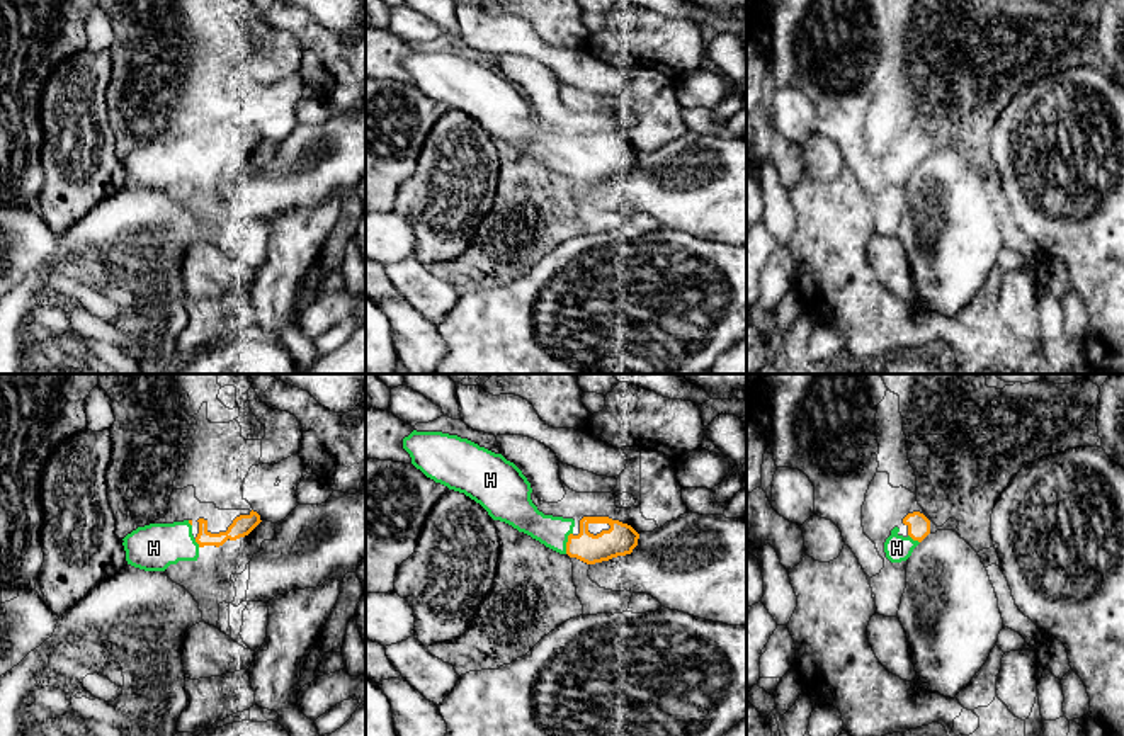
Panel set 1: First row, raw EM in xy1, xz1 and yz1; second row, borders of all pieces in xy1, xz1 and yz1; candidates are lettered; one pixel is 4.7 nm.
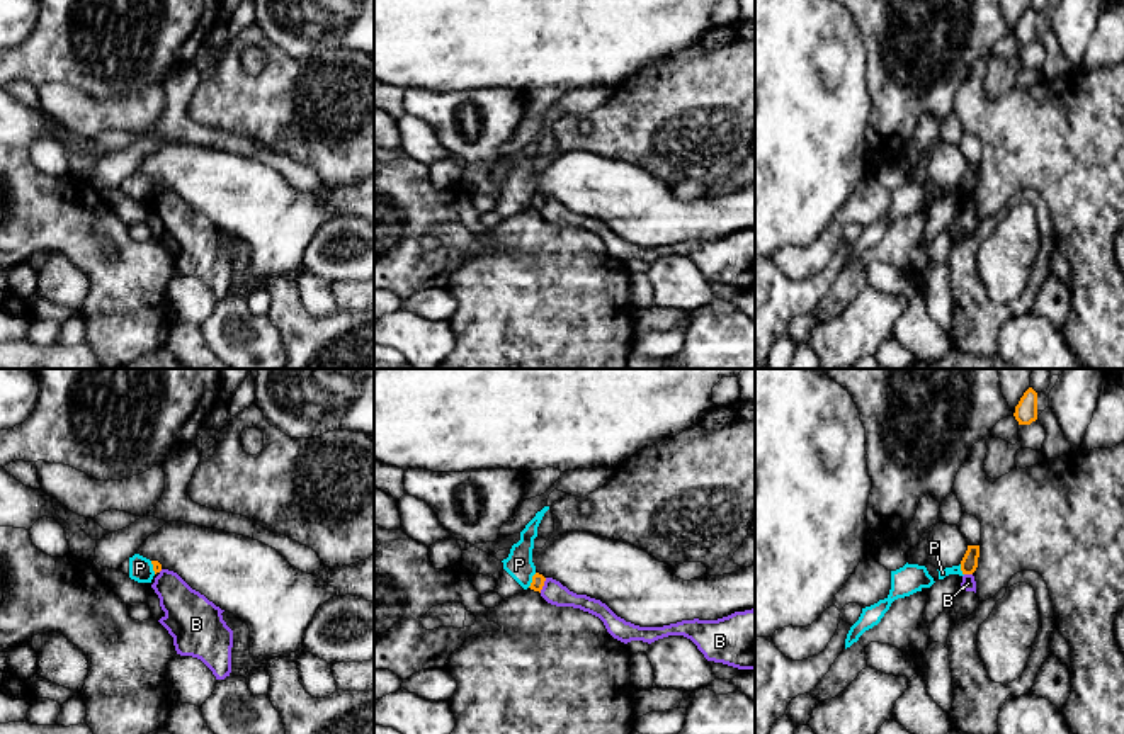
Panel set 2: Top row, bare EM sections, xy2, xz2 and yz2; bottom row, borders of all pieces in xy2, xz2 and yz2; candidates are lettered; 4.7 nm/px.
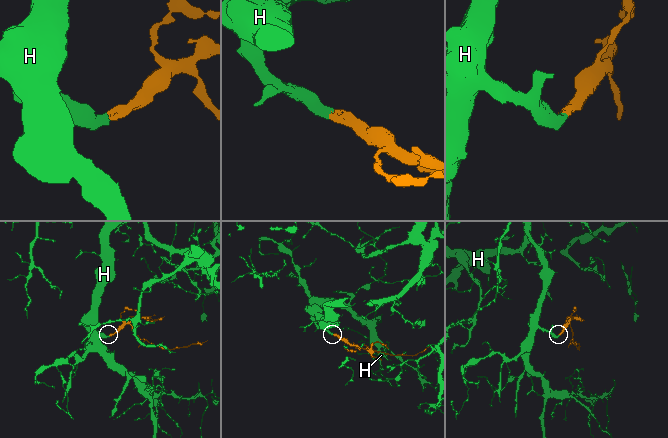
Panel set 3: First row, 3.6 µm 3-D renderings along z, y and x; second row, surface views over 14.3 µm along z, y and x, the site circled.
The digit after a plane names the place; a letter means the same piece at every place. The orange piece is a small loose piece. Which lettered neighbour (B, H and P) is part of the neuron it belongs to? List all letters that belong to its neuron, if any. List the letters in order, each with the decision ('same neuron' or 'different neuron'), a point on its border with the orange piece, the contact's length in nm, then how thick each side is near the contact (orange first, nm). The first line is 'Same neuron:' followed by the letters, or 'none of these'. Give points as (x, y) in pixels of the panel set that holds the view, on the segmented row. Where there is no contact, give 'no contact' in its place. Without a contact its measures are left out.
Same neuron: H
B: different neuron; contact xz2 (543, 585); length 80 nm; calibres 60 and 110 nm
H: same neuron; contact xz1 (567, 543); length 110 nm; calibres 150 and 150 nm
P: different neuron; contact xz2 (533, 580); length 80 nm; calibres 60 and 130 nm

